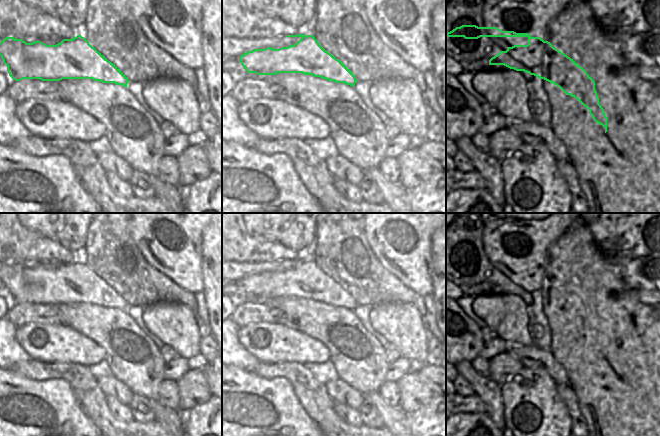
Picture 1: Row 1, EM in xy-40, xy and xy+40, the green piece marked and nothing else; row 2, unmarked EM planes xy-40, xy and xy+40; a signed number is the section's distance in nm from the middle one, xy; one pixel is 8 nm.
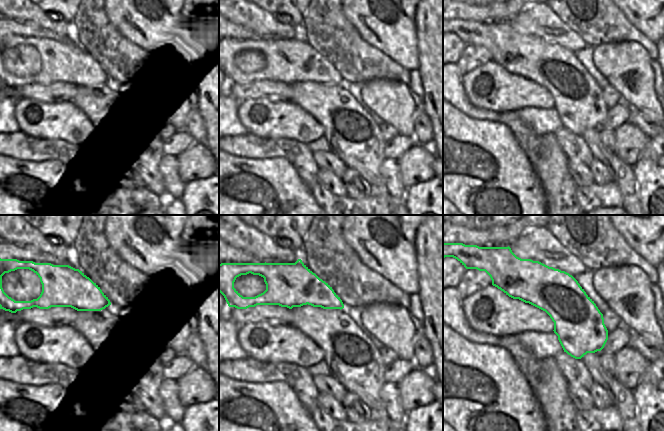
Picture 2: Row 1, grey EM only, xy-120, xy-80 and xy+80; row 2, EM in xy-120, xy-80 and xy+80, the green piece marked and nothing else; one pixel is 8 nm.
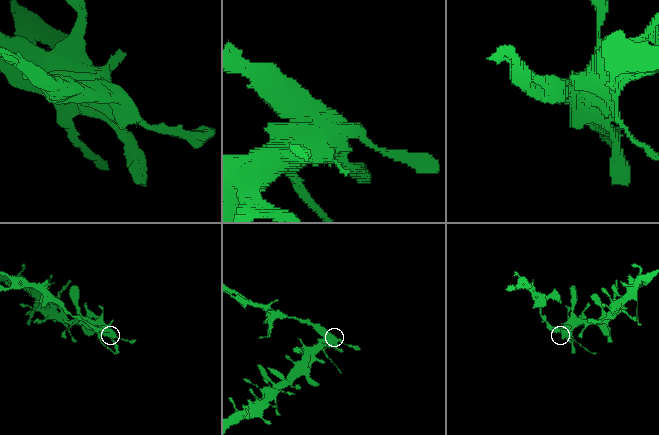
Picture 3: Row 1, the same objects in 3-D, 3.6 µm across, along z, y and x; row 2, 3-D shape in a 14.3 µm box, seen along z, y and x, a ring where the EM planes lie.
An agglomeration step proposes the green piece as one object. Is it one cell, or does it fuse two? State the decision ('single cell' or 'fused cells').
fused cells

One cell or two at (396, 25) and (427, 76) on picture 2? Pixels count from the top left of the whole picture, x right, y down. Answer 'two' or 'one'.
two

